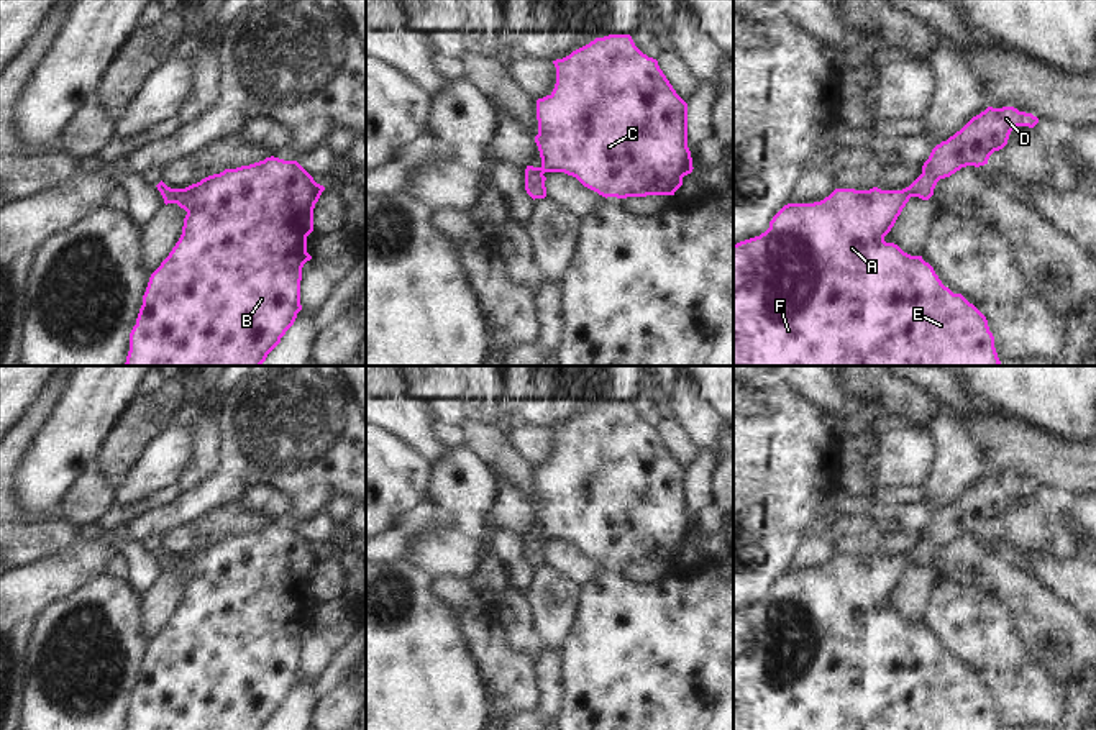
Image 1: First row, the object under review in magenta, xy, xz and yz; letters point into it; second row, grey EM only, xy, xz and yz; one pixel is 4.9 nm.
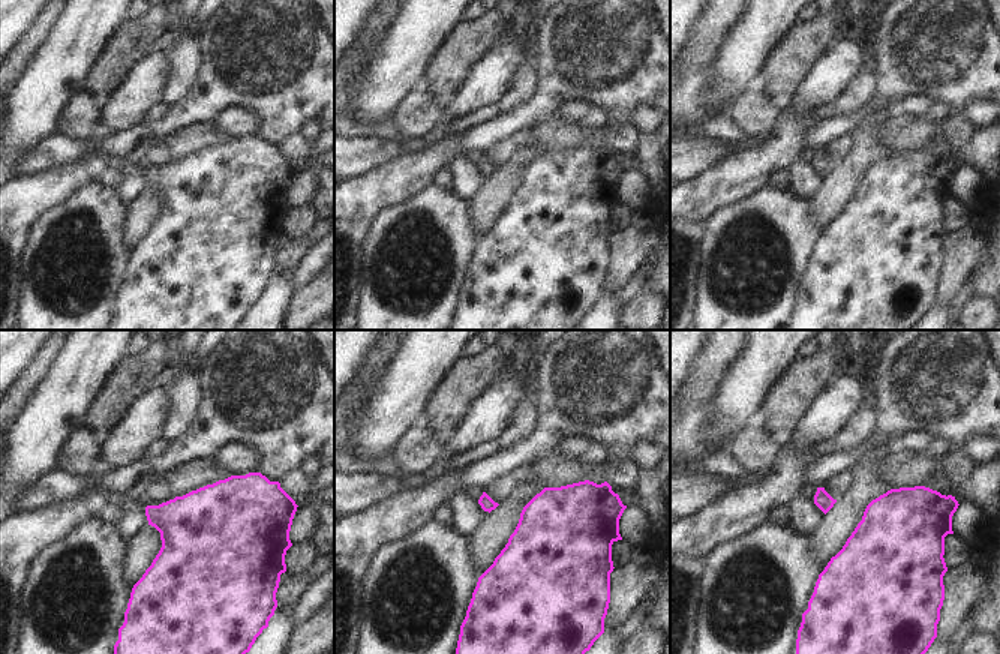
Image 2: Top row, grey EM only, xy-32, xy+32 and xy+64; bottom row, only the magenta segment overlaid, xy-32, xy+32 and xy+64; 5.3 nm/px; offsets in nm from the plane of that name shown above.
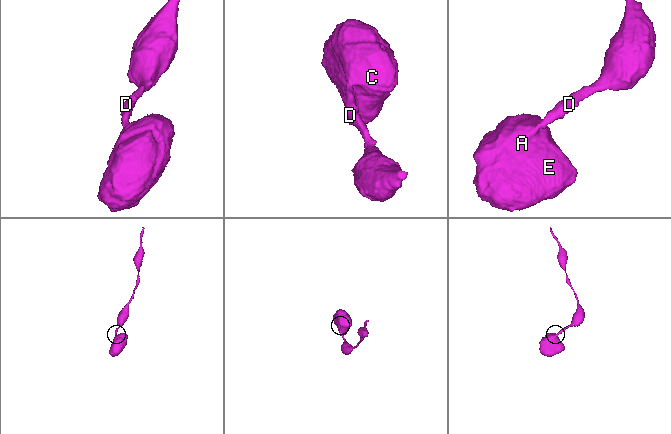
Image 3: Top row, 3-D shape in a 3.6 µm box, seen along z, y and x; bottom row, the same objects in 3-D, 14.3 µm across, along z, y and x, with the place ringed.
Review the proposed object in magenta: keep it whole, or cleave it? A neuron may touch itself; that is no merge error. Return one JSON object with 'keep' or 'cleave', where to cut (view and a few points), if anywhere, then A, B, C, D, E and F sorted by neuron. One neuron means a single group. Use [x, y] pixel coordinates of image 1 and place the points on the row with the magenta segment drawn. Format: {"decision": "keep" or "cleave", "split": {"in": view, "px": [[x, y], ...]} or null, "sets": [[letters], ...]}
{"decision": "keep", "split": null, "sets": [["A", "B", "C", "D", "E", "F"]]}

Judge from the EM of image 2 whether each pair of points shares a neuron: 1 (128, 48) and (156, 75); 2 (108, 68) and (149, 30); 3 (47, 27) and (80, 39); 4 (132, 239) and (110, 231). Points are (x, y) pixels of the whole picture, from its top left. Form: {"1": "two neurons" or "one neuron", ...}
{"1": "two neurons", "2": "one neuron", "3": "two neurons", "4": "two neurons"}

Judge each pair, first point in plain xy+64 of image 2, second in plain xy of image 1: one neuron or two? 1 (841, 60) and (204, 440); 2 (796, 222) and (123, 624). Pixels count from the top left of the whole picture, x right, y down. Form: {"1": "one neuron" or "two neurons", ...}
{"1": "two neurons", "2": "one neuron"}

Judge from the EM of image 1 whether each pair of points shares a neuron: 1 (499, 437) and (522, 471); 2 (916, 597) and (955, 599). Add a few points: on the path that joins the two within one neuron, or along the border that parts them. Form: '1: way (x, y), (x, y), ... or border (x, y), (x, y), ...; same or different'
1: way (499, 445), (514, 463); same
2: border (937, 581), (919, 622); different

